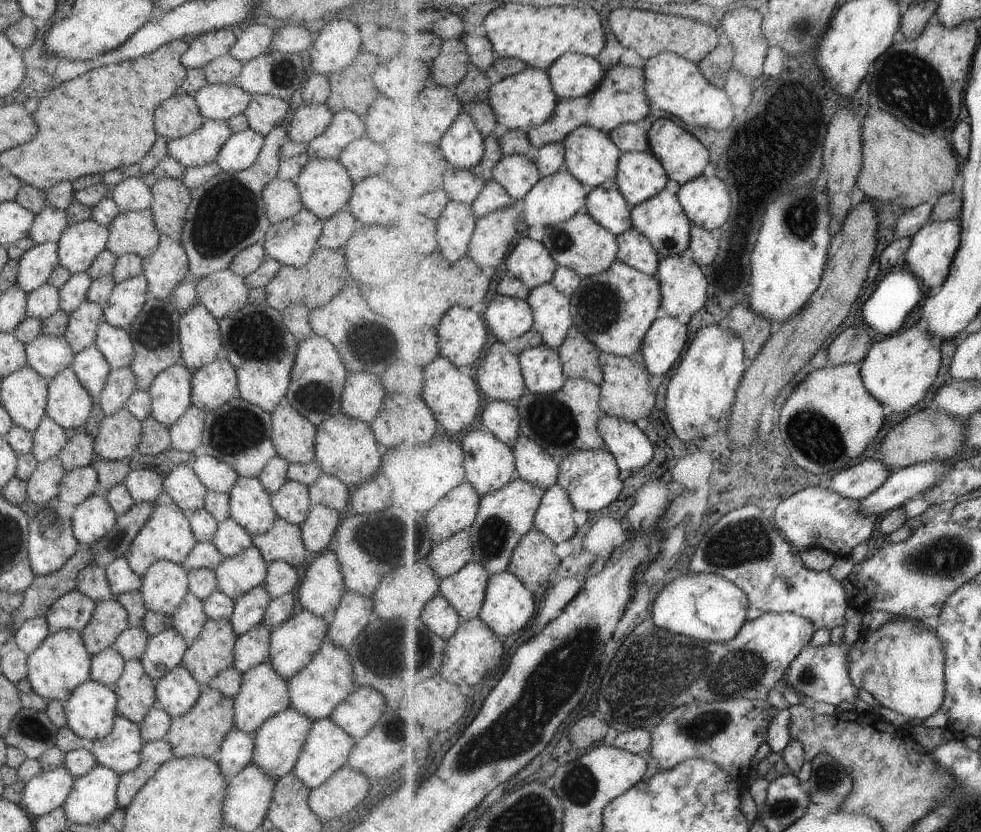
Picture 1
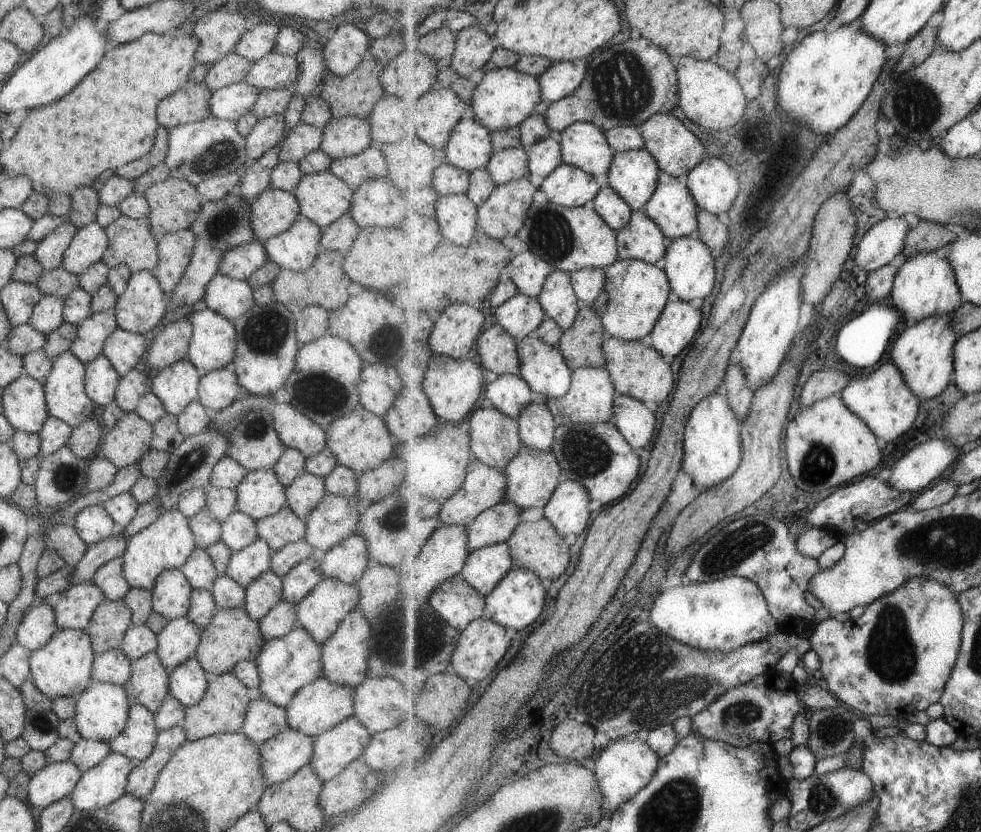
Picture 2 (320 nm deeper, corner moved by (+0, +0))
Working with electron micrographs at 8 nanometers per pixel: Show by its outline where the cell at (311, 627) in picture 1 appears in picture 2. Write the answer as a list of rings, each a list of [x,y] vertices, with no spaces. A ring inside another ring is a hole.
[[[324,578],[295,605],[294,627],[301,628],[303,632],[307,632],[311,636],[311,640],[315,640],[317,644],[321,645],[333,634],[343,618],[354,610],[357,600],[357,590],[351,584],[341,584],[337,580],[333,582],[333,578]]]

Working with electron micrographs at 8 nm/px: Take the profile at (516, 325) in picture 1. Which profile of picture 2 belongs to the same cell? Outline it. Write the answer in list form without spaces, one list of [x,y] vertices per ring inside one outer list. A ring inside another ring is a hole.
[[[519,293],[495,311],[496,322],[518,341],[534,334],[546,321],[546,310],[538,297]]]

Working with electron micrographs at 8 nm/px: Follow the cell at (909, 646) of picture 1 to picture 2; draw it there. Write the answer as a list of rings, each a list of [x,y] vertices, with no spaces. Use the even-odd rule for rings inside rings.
[[[915,577],[911,578],[911,580],[907,581],[904,585],[901,585],[891,594],[884,594],[881,598],[875,600],[875,602],[865,606],[864,613],[859,619],[849,619],[846,622],[838,622],[835,619],[827,618],[821,623],[816,624],[814,632],[809,635],[808,638],[815,652],[821,657],[821,674],[823,674],[823,678],[827,683],[828,690],[838,698],[841,704],[853,711],[859,712],[859,714],[863,714],[863,716],[867,718],[889,714],[906,718],[920,710],[927,710],[927,708],[929,708],[931,704],[935,704],[935,702],[940,702],[947,681],[951,678],[954,672],[954,666],[958,662],[958,654],[961,652],[964,621],[962,604],[959,602],[956,592],[947,583],[939,582],[939,579],[933,577]]]

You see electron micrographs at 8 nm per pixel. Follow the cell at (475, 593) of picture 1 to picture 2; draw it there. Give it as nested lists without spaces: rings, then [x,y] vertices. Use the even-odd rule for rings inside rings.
[[[502,542],[471,552],[461,573],[471,586],[487,596],[513,568],[516,564],[510,546]]]

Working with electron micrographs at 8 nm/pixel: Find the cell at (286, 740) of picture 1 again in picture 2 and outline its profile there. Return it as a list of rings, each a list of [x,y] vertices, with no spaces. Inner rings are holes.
[[[315,678],[306,686],[303,686],[284,707],[285,726],[291,730],[297,730],[299,734],[307,738],[315,738],[319,734],[330,730],[335,724],[342,722],[345,718],[352,716],[353,688],[349,686],[339,686],[333,682],[327,682],[323,678]]]

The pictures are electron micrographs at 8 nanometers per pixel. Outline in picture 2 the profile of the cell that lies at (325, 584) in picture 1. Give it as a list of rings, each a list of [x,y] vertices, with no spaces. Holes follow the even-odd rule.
[[[351,534],[330,550],[318,553],[317,570],[321,578],[333,578],[333,582],[355,584],[367,569],[367,542],[359,534]]]

